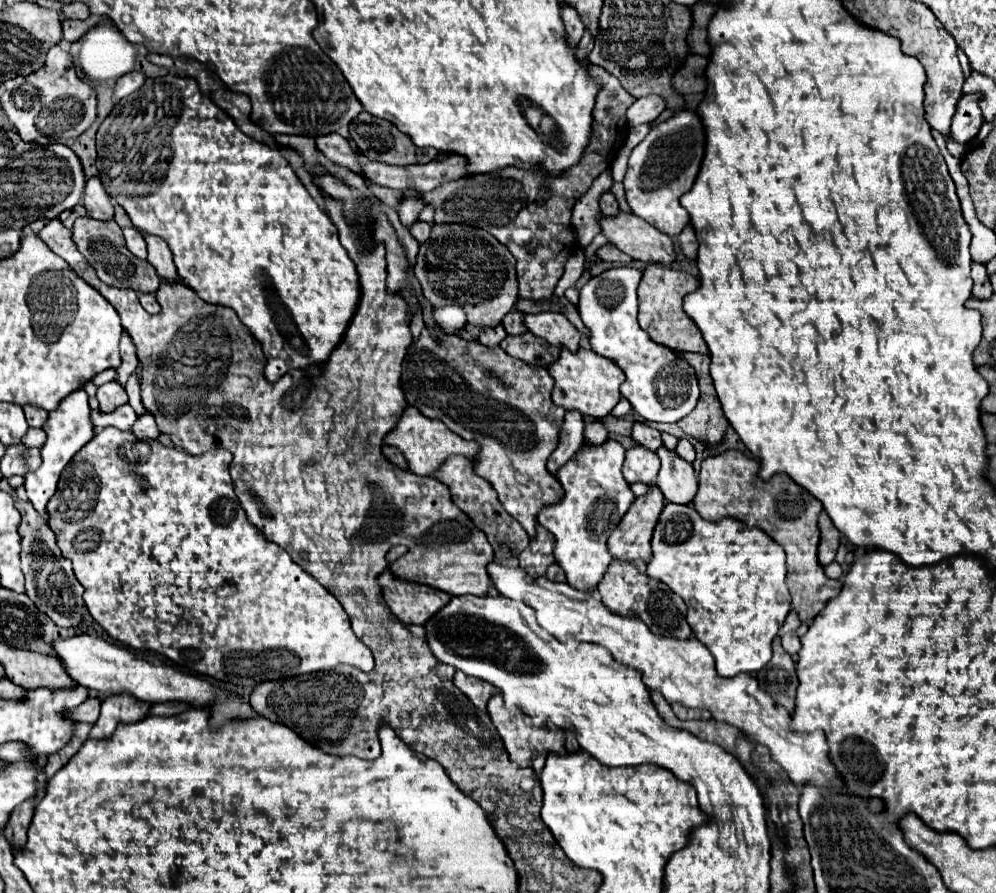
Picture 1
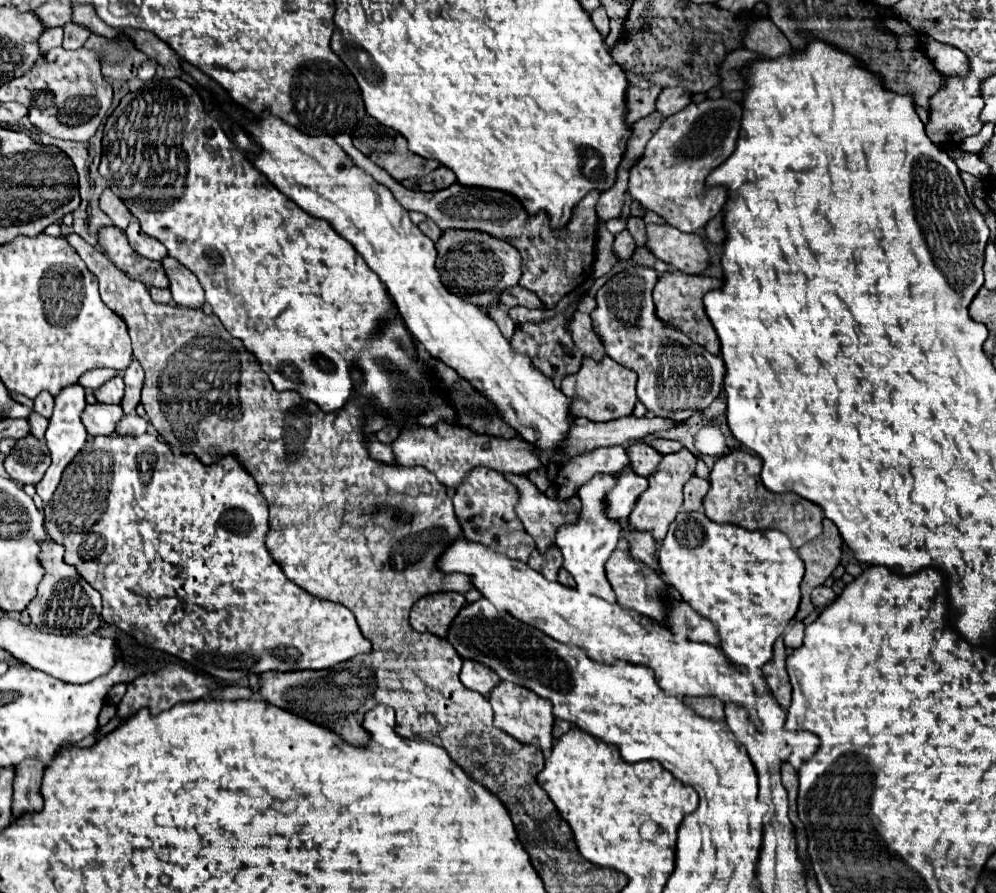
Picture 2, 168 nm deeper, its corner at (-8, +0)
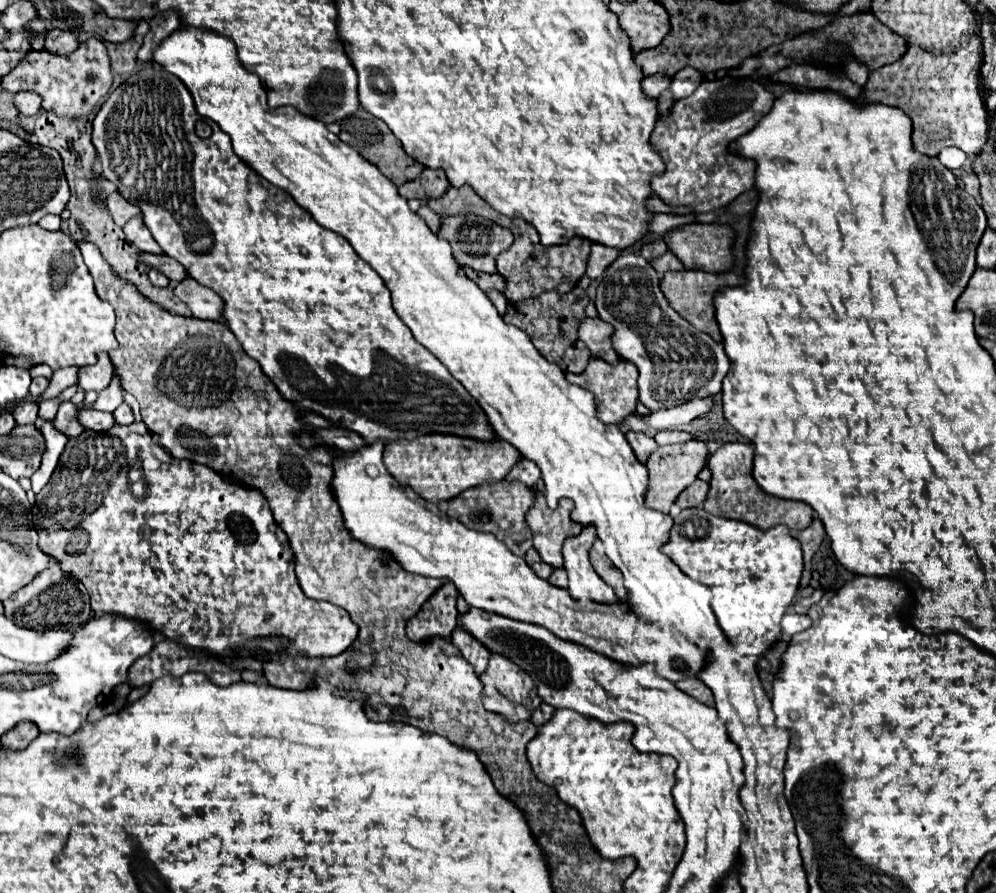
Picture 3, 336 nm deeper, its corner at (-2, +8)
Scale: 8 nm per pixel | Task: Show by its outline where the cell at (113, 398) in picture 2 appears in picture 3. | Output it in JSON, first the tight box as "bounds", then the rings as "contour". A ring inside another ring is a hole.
{"bounds":[79,352,115,392],"contour":[[[103,352],[99,354],[97,364],[93,366],[83,366],[79,372],[79,386],[89,392],[101,392],[103,388],[107,388],[107,384],[111,382],[111,378],[115,376],[115,366],[111,362],[111,358]]]}

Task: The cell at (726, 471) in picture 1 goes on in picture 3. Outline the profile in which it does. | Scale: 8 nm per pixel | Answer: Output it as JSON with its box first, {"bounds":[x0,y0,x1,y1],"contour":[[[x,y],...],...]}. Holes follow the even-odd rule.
{"bounds":[705,442,813,534],"contour":[[[731,442],[721,446],[713,456],[709,456],[707,466],[711,470],[711,482],[709,482],[709,494],[705,500],[705,510],[709,514],[721,516],[721,518],[731,518],[731,520],[741,520],[747,522],[755,528],[767,530],[775,524],[785,524],[791,534],[797,534],[805,530],[811,520],[813,520],[813,508],[805,502],[797,500],[786,500],[771,496],[763,490],[759,490],[757,482],[753,480],[751,468],[753,468],[753,446],[741,444],[741,442]]]}

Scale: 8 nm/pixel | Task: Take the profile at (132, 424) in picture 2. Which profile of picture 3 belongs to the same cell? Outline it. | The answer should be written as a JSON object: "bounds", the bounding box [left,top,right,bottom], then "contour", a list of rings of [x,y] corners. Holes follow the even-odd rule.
{"bounds":[77,408,115,430],"contour":[[[85,408],[77,418],[89,430],[107,430],[109,426],[115,426],[113,414],[99,412],[99,410],[93,410],[93,408]]]}

